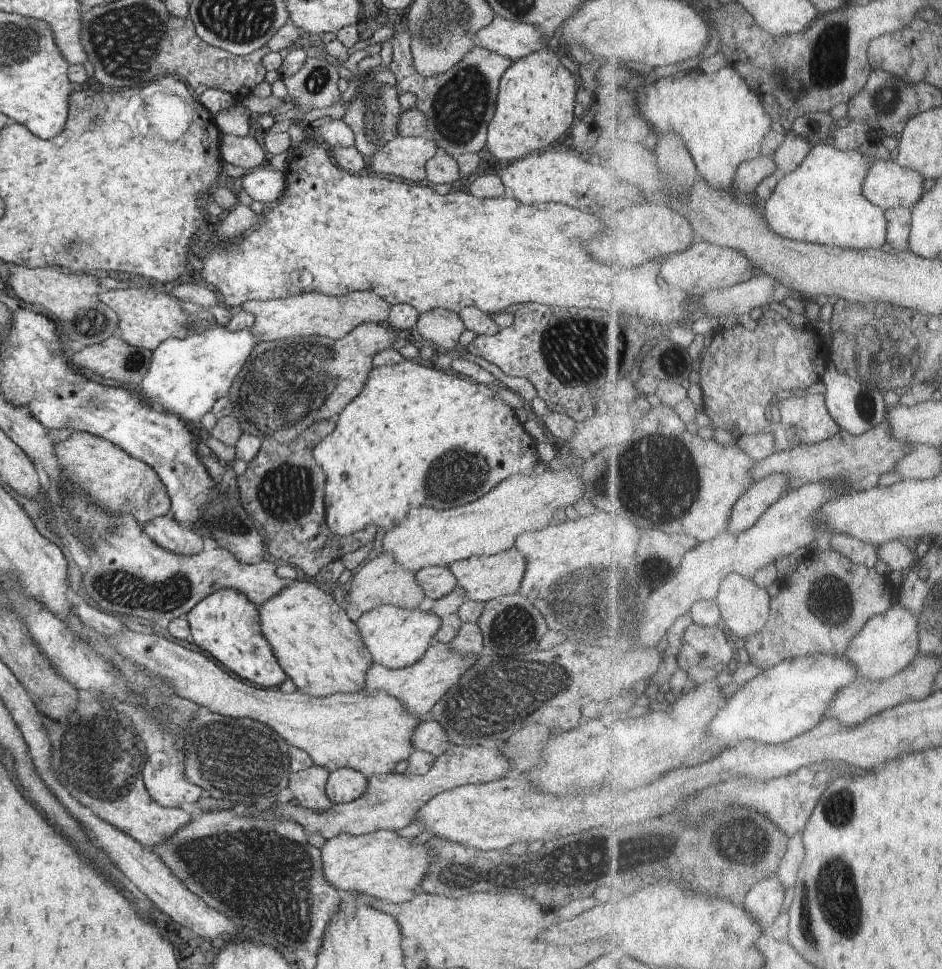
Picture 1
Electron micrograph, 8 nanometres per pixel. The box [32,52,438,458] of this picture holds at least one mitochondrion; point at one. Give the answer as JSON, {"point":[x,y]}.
{"point":[284,386]}

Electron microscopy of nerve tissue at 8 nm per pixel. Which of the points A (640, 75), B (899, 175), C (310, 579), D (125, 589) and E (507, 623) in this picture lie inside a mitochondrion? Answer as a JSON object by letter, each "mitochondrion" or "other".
{"A":"other","B":"other","C":"other","D":"mitochondrion","E":"mitochondrion"}

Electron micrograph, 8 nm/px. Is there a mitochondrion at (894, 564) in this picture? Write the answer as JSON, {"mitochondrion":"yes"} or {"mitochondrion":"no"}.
{"mitochondrion":"no"}

